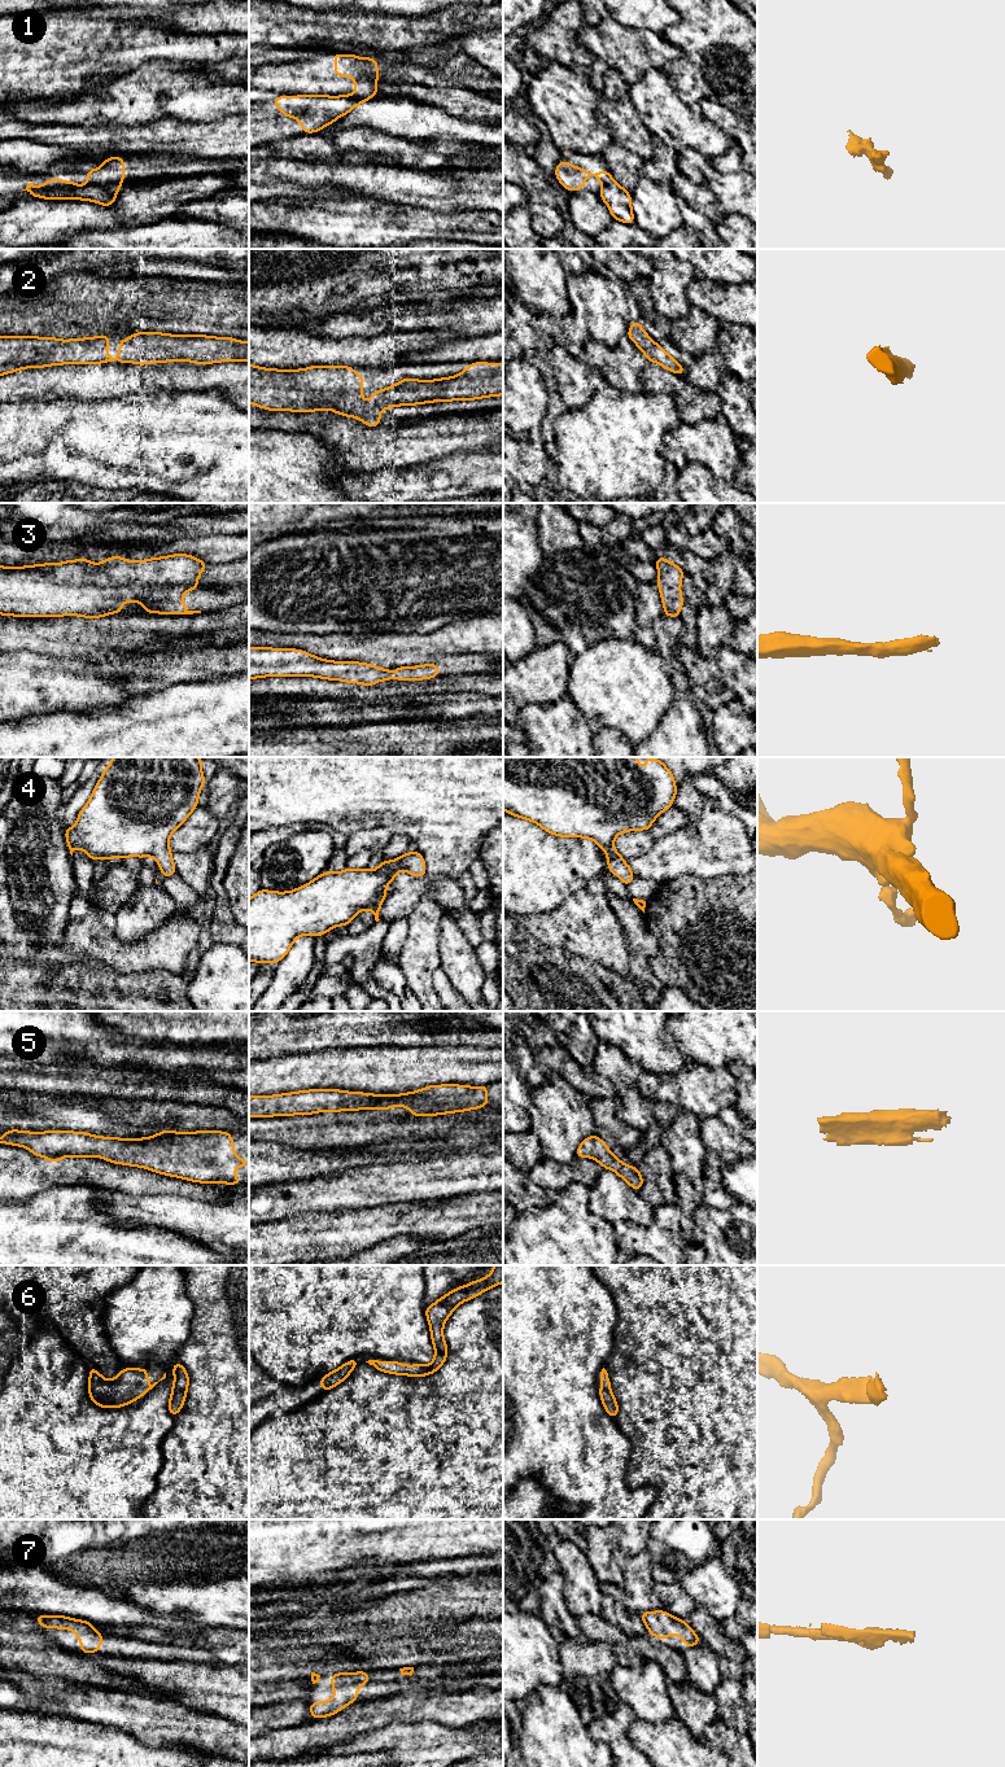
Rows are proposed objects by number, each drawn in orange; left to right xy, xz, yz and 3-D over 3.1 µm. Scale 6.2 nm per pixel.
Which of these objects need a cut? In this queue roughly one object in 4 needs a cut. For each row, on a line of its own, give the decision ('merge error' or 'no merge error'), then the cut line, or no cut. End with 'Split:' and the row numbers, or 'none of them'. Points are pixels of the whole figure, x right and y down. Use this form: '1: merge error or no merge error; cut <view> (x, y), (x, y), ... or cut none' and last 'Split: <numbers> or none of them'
1: merge error; cut xy (88, 182), (116, 193)
2: no merge error; cut none
3: no merge error; cut none
4: no merge error; cut none
5: no merge error; cut none
6: no merge error; cut none
7: no merge error; cut none
Split: 1

